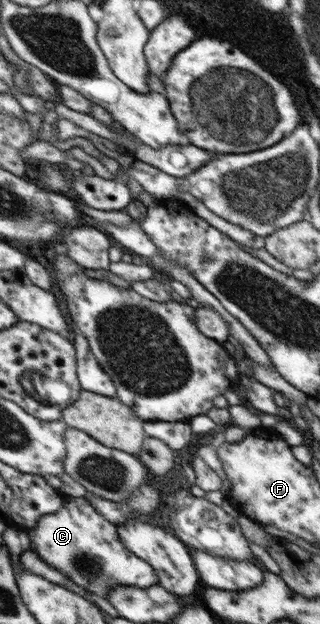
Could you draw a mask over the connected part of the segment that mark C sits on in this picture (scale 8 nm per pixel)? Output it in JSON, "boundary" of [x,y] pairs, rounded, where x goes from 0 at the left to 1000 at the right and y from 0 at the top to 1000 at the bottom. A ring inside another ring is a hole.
{"boundary":[[[266,796],[209,803],[191,816],[125,829],[106,846],[78,851],[97,865],[97,883],[109,880],[147,905],[322,958],[338,960],[334,950],[363,938],[453,944],[494,934],[484,910],[378,870],[366,843],[334,835]]]}

